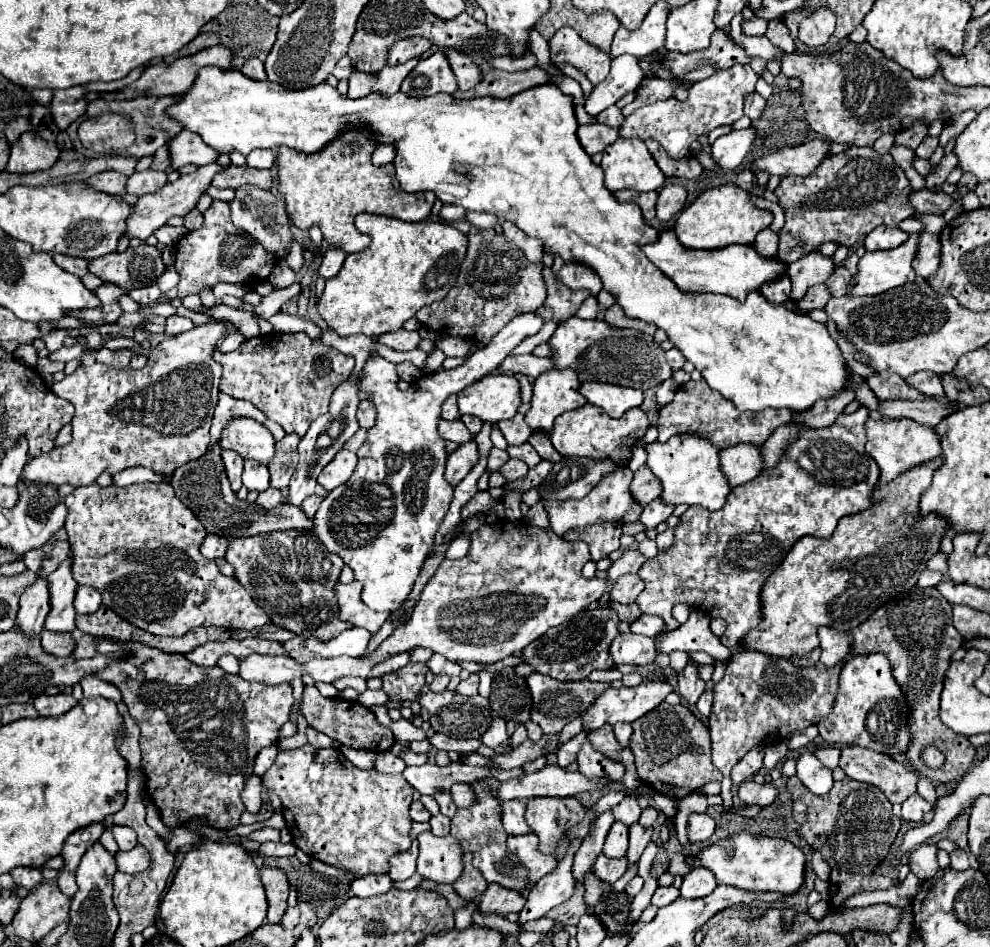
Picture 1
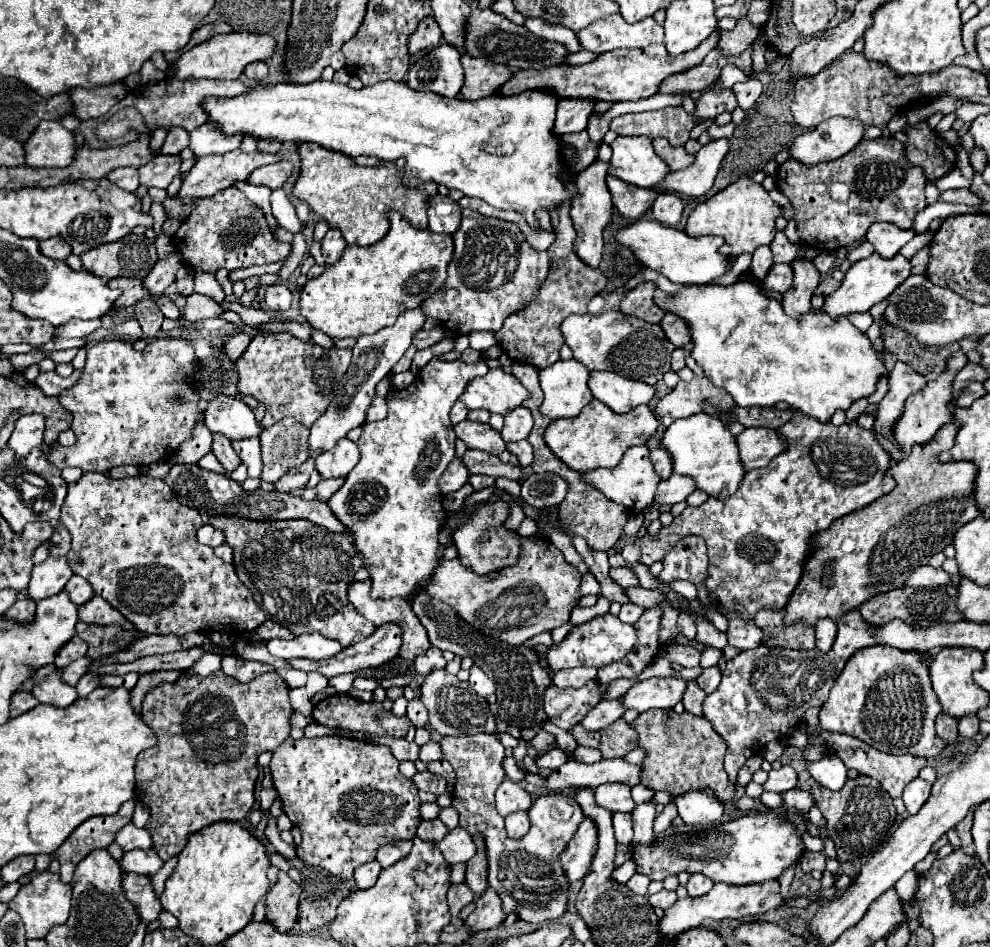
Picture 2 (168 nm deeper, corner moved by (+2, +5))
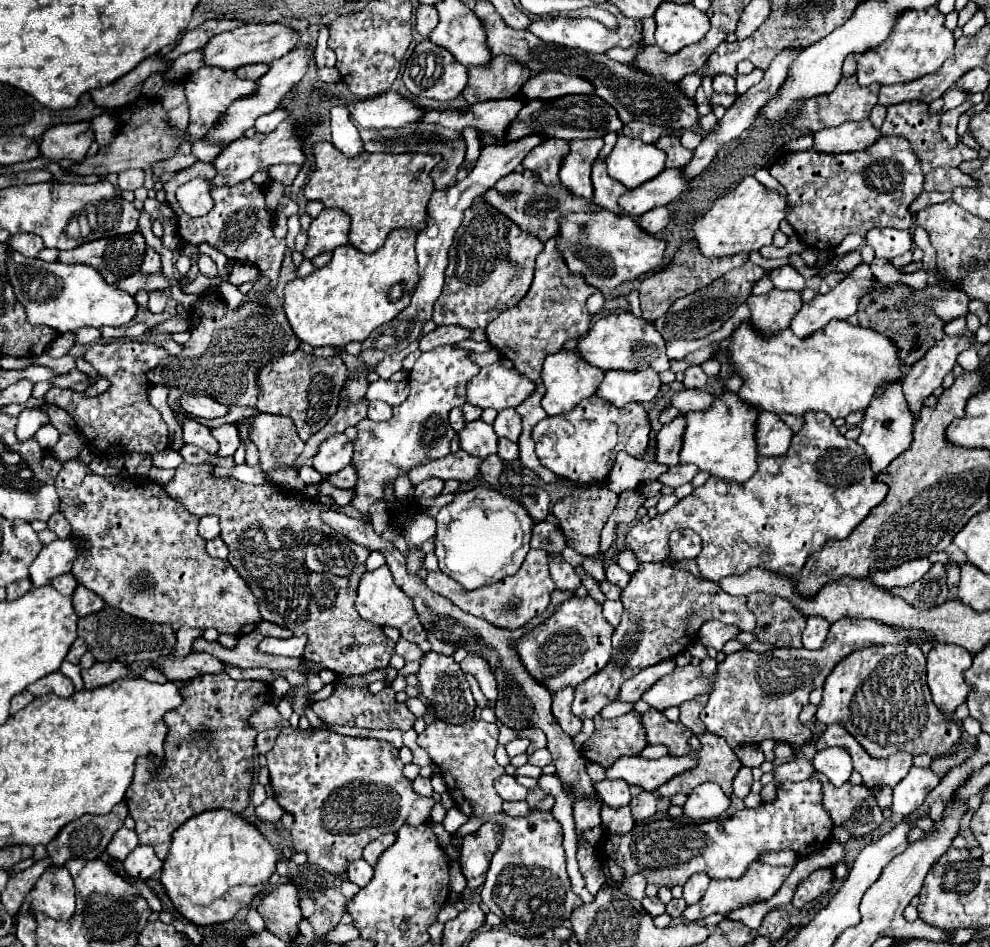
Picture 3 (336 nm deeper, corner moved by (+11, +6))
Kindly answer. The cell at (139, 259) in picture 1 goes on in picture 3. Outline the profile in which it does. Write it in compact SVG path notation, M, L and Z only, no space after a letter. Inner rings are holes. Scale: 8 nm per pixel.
M135 231L135 233L129 233L129 235L103 237L103 239L97 239L97 241L89 241L89 243L83 243L81 247L77 247L77 249L71 249L71 251L59 251L57 261L65 263L65 265L71 265L71 263L91 265L101 273L101 277L107 283L115 285L117 281L137 273L141 269L143 257L145 257L145 239L143 239L143 235L139 231Z

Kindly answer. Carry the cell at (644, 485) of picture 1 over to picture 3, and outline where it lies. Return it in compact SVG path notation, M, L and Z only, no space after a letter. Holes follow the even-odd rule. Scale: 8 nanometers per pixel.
M677 415L657 433L657 461L663 465L677 465L681 451L681 435L685 433L685 415Z

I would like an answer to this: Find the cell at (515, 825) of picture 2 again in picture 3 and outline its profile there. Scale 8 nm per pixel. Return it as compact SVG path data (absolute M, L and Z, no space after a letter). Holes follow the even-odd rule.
M507 801L507 803L503 803L503 809L511 817L525 817L529 811L529 805L527 805L527 801Z

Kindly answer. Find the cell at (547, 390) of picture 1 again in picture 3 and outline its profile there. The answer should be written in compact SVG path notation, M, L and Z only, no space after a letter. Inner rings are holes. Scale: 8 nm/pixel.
M575 349L559 351L555 355L549 355L545 359L545 365L543 365L543 383L547 387L547 393L545 393L543 401L541 401L543 409L547 411L547 415L559 415L559 413L571 411L579 401L583 401L583 399L597 393L597 387L601 385L603 375L605 375L603 369L597 369L597 367L585 363L577 355Z

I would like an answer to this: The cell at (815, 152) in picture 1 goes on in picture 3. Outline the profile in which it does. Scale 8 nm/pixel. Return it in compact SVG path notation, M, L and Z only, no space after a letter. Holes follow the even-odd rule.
M865 119L859 123L843 123L841 127L821 129L813 133L813 137L813 149L819 153L851 153L871 147L881 137L881 131L873 127L869 119Z

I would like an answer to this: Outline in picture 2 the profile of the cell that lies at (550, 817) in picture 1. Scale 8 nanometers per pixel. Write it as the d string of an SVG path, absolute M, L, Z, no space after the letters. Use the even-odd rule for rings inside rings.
M476 734L476 736L458 736L458 738L446 736L446 738L442 738L440 746L444 750L444 758L452 764L452 768L456 770L456 776L458 776L458 782L452 790L452 806L460 814L460 828L466 828L472 836L480 834L484 838L486 856L488 856L488 884L490 884L490 888L494 888L500 894L504 910L516 912L526 922L550 922L550 920L560 918L566 912L566 904L568 904L568 898L566 898L568 880L564 876L564 870L558 864L558 854L566 848L566 844L574 836L578 824L584 820L584 814L582 814L582 808L578 806L578 802L572 796L561 793L536 798L528 810L530 820L528 834L524 838L520 838L520 842L510 840L504 830L504 818L496 812L496 806L494 806L494 792L496 792L498 784L506 778L506 774L500 766L502 758L504 758L504 746L496 740L494 734Z

